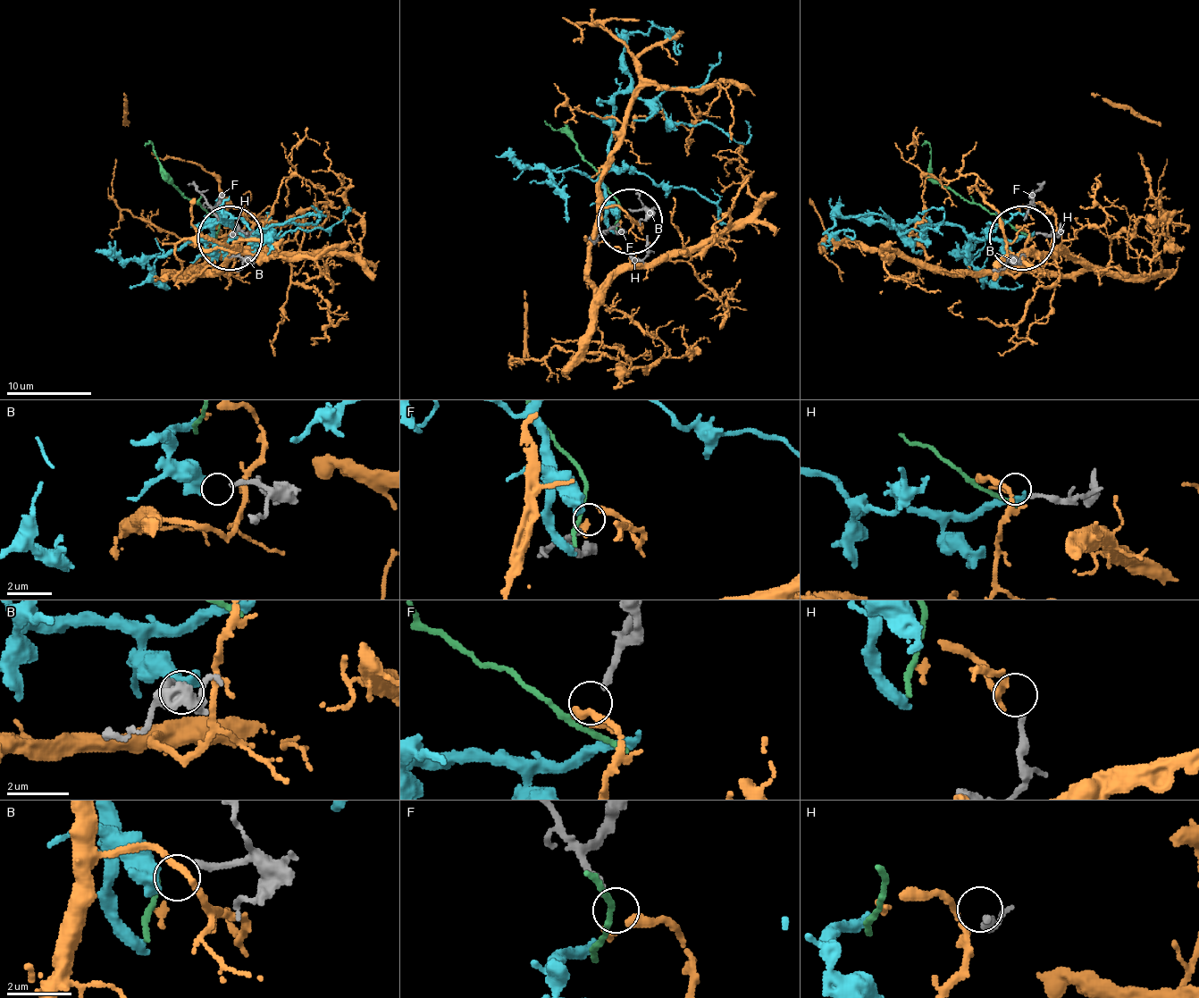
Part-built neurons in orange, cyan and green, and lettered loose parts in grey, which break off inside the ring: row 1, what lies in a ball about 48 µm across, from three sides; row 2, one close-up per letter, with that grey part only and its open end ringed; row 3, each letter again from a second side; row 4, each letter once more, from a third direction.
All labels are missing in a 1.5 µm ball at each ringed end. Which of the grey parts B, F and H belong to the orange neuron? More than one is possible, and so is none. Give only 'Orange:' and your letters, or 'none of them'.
Orange: F

